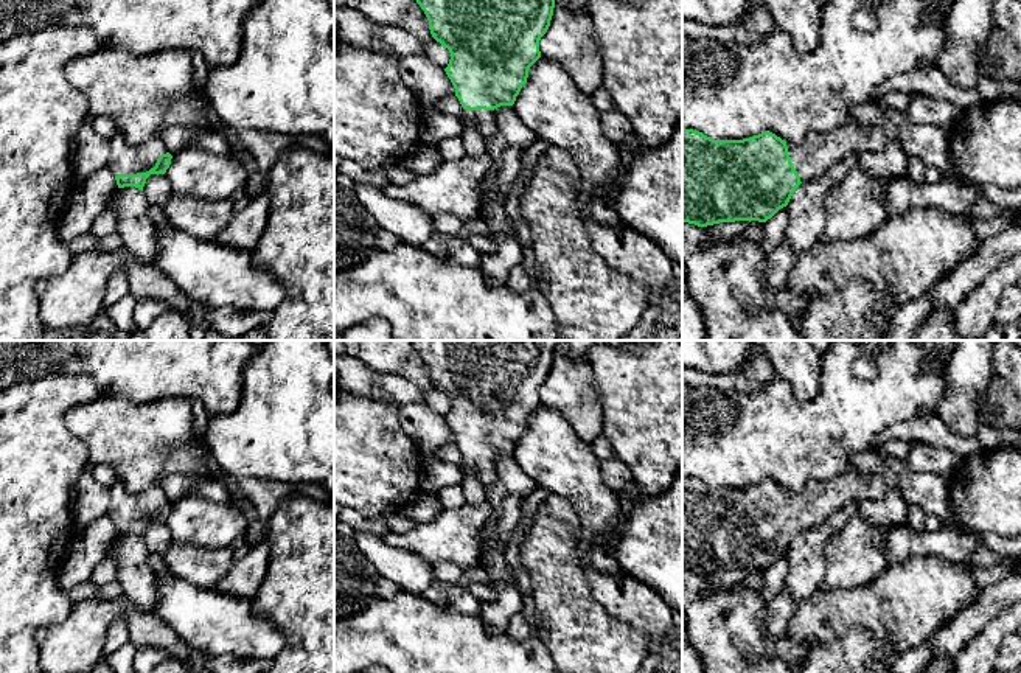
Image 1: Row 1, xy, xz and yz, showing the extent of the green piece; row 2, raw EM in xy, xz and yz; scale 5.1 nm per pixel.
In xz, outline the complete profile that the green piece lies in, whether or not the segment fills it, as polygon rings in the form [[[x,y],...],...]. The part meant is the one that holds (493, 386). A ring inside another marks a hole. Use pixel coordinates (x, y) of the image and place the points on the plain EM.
[[[412,340],[429,368],[432,385],[449,398],[444,417],[463,460],[462,471],[472,471],[490,488],[497,480],[494,459],[513,454],[530,415],[541,406],[539,389],[547,381],[558,340]]]

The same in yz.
[[[903,459],[883,460],[883,472],[847,471],[822,480],[810,480],[800,493],[786,491],[772,480],[743,488],[713,488],[682,474],[682,570],[707,575],[720,570],[766,570],[786,555],[800,532],[824,525],[852,502],[880,500],[892,488],[901,491],[906,504],[936,514],[942,525],[956,521],[946,477],[928,471],[911,471]]]

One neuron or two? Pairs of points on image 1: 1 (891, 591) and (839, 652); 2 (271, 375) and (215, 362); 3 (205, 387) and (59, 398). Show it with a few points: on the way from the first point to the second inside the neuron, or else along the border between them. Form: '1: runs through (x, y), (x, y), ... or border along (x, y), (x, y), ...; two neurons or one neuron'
1: border along (838, 639), (867, 630), (891, 647); two neurons
2: border along (250, 356), (243, 370), (243, 394), (238, 404); two neurons
3: border along (70, 373), (89, 375), (103, 394); two neurons

